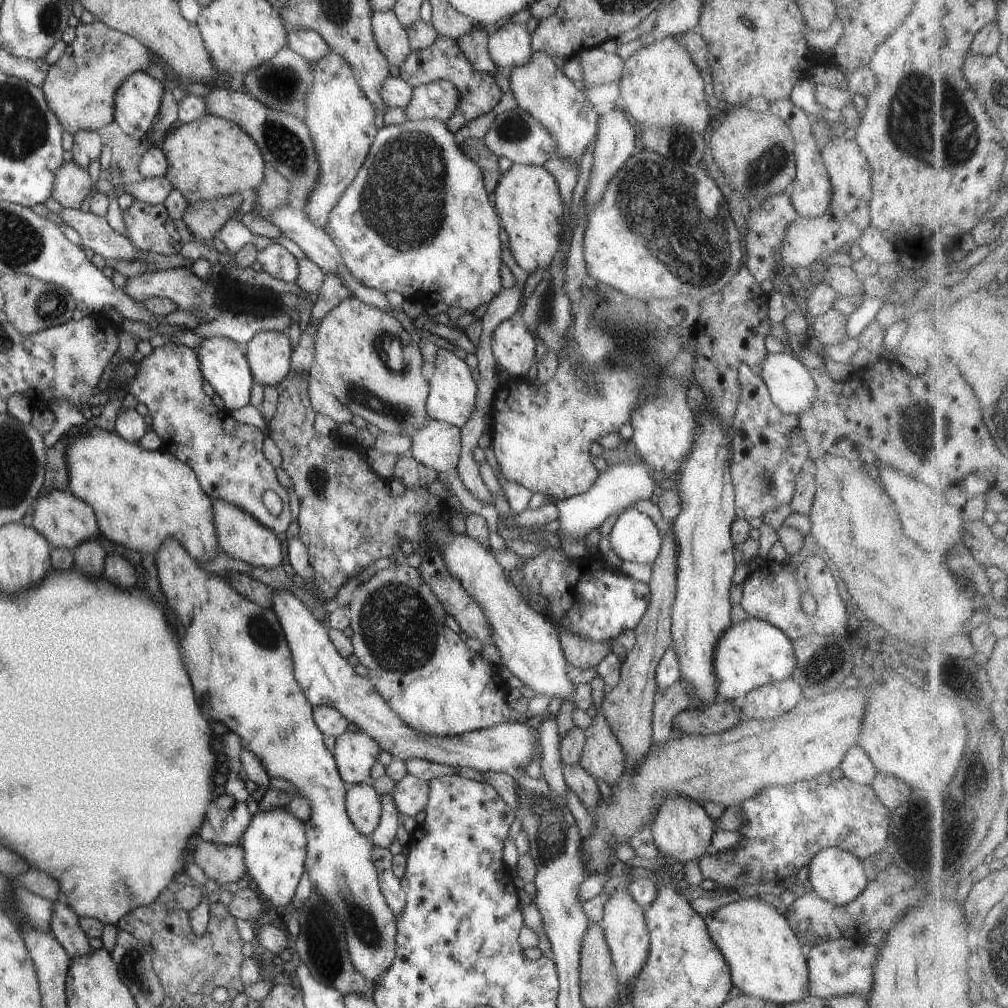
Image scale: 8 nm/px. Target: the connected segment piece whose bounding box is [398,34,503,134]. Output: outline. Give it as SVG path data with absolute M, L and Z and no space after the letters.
M438 34L436 42L428 48L410 50L408 58L404 58L404 62L398 68L399 77L413 87L432 81L448 81L452 86L456 86L456 90L460 92L460 104L456 106L455 113L446 121L448 128L454 134L468 122L472 122L478 116L492 111L503 95L494 75L476 70L476 66L472 66L472 62L460 50L458 39L448 38L448 36L442 36L442 34Z

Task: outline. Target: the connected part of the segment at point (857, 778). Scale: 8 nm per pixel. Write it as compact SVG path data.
M858 745L846 751L839 766L844 777L862 785L870 785L878 773L868 753Z

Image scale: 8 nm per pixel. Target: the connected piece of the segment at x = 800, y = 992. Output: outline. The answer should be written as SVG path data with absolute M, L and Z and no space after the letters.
M760 896L740 898L737 901L723 905L718 910L707 913L704 920L712 940L718 945L718 950L726 958L732 986L742 990L743 994L780 1005L796 1002L796 1000L809 995L808 945L801 936L793 931L787 916L778 911L774 905L764 900L764 898L760 898Z

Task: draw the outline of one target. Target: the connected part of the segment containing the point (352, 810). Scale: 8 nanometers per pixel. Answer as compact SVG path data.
M353 784L345 796L348 816L354 826L370 836L378 826L381 817L381 795L370 784Z

